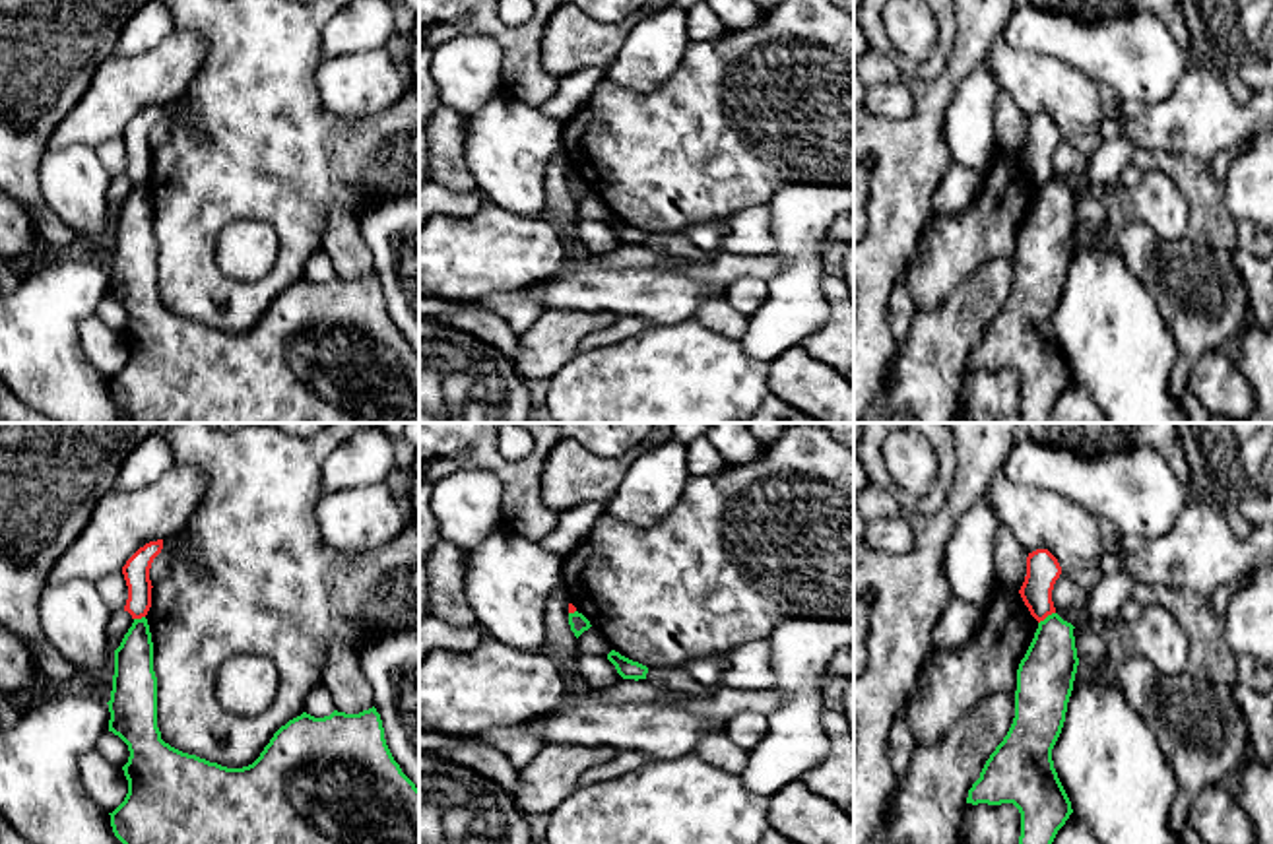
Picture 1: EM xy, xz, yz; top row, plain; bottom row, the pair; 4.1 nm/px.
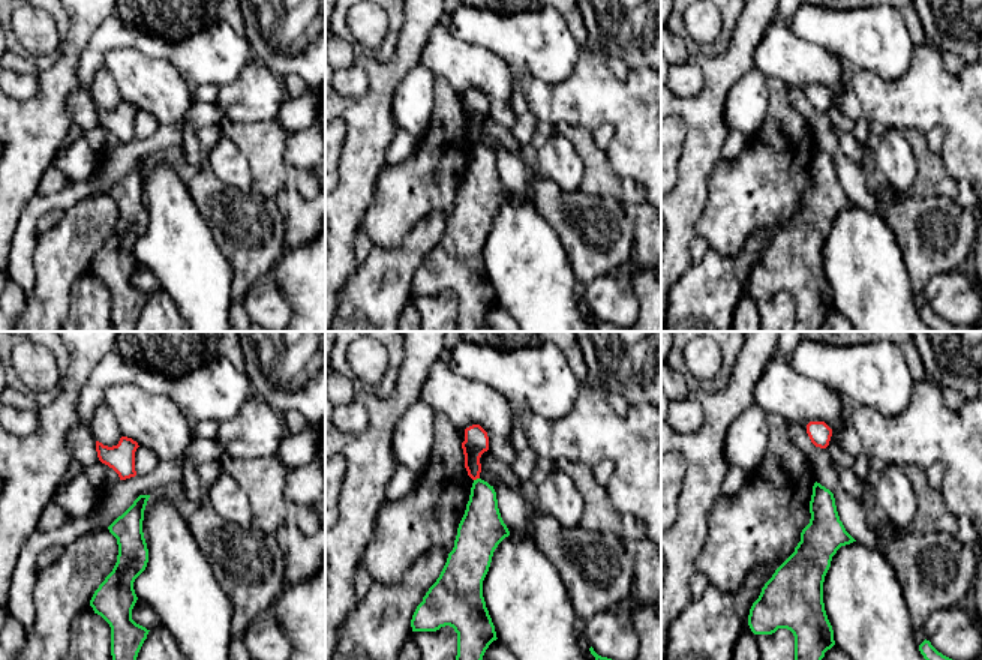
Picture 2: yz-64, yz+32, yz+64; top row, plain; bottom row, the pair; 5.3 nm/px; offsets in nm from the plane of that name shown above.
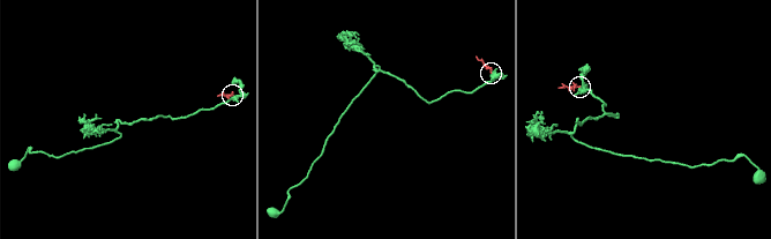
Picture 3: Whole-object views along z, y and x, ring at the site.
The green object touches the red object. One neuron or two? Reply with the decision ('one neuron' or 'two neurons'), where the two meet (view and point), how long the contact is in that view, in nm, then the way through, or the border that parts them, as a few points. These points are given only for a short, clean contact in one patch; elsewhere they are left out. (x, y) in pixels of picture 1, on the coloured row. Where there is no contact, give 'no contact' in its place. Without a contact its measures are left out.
two neurons; contact yz (1048, 616); length 90 nm; border yz (1054, 612), (1039, 623)

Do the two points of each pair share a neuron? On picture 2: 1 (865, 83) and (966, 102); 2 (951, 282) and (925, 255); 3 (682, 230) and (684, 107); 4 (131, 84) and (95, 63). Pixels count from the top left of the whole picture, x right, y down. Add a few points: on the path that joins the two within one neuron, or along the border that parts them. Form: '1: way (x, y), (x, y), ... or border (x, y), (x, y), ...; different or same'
1: way (891, 101), (940, 101); same
2: border (955, 267), (936, 273), (922, 291); different
3: way (685, 200), (691, 189), (694, 171), (694, 137); same
4: border (135, 48), (110, 50), (105, 54), (104, 65); different

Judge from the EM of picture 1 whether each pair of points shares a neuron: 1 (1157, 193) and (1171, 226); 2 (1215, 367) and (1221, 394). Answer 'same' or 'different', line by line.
1: same
2: same

